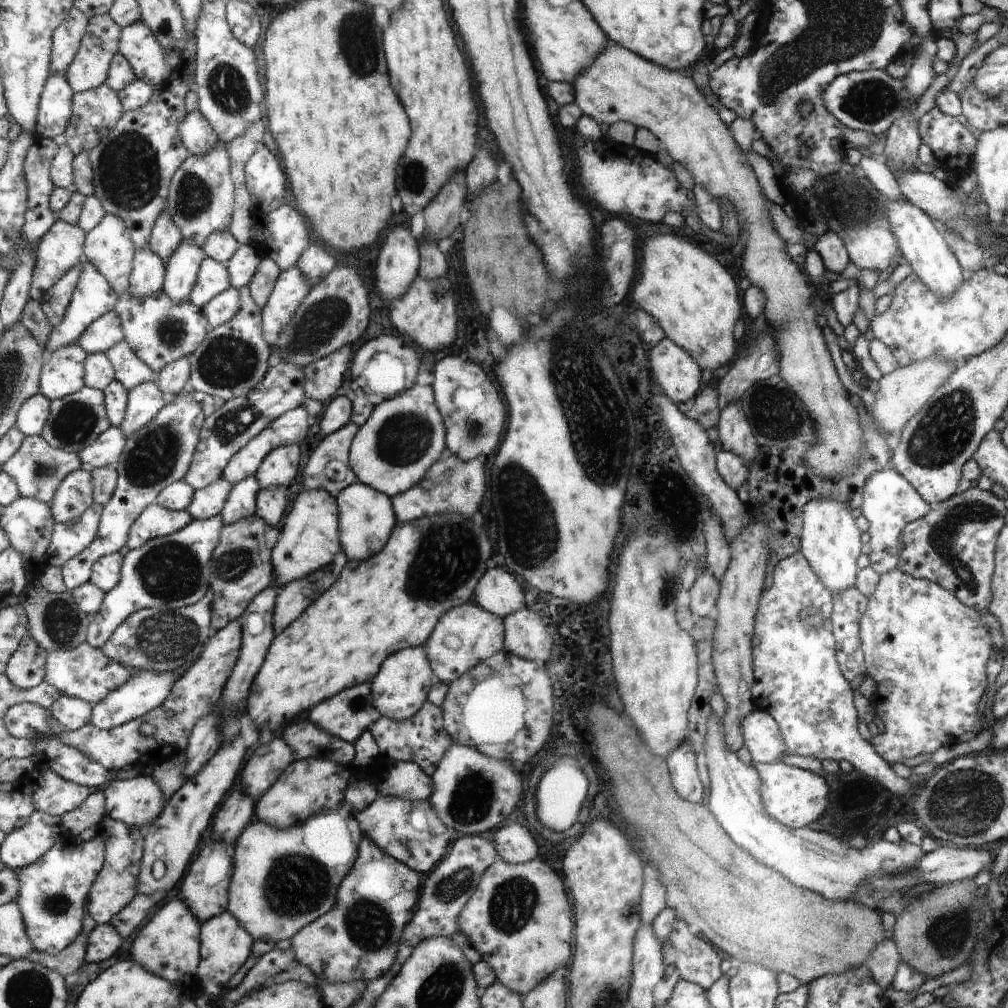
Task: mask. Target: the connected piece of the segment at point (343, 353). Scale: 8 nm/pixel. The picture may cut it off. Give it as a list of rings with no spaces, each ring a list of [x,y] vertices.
[[[342,346],[335,353],[309,364],[304,369],[304,394],[306,399],[326,402],[334,396],[342,382],[348,378],[352,360],[352,346]]]

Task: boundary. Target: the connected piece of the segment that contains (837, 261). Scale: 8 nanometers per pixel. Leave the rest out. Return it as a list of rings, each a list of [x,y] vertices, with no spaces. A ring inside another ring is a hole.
[[[827,230],[816,240],[813,249],[822,257],[824,268],[830,278],[842,278],[842,274],[850,262],[846,247],[842,244],[842,239],[837,234]]]

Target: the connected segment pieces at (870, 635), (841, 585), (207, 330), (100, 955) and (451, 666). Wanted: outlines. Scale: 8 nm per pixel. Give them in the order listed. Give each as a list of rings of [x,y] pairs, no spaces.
[[[898,567],[880,578],[859,620],[859,638],[867,674],[876,681],[880,696],[875,712],[884,722],[884,734],[871,739],[872,746],[887,762],[901,763],[921,754],[936,754],[944,746],[956,746],[968,732],[980,734],[989,729],[991,713],[985,710],[992,685],[988,683],[988,659],[996,645],[981,618],[989,611],[964,606],[952,591],[926,578],[914,578]]]
[[[812,500],[802,510],[803,527],[801,532],[800,552],[807,558],[808,566],[815,571],[831,594],[840,594],[855,586],[858,576],[856,560],[862,548],[862,532],[856,526],[856,520],[850,510],[844,510],[836,500]]]
[[[166,290],[150,298],[138,298],[129,294],[119,297],[116,310],[123,318],[126,340],[158,375],[172,362],[189,358],[198,351],[214,329],[208,320],[207,311],[201,306],[194,304],[192,300],[176,302],[166,294]]]
[[[111,924],[97,925],[90,936],[87,962],[98,963],[110,960],[124,944],[124,938]]]
[[[466,603],[443,614],[424,647],[438,682],[449,685],[452,681],[458,681],[479,662],[484,662],[506,648],[506,625],[503,617],[490,614],[476,603]]]

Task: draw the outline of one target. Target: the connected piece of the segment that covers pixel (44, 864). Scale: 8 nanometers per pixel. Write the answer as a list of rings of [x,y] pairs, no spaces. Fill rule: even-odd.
[[[67,831],[58,844],[35,864],[18,870],[20,898],[28,936],[36,951],[55,954],[66,950],[80,938],[89,910],[89,897],[107,861],[107,842],[97,835],[91,841],[82,840]]]

